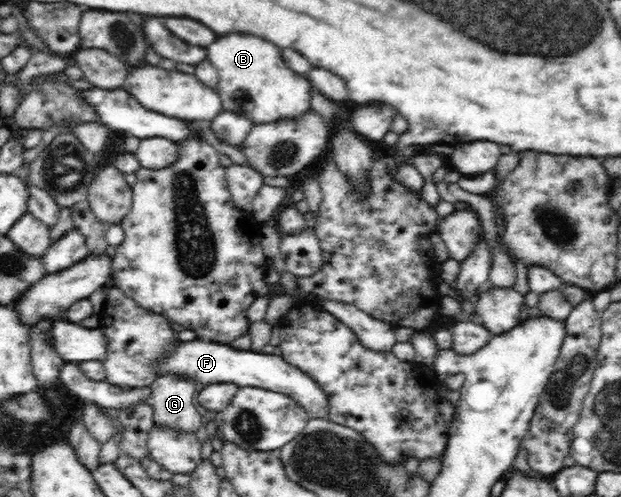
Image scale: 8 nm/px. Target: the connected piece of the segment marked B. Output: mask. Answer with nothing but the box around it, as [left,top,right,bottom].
[207,34,311,125]

